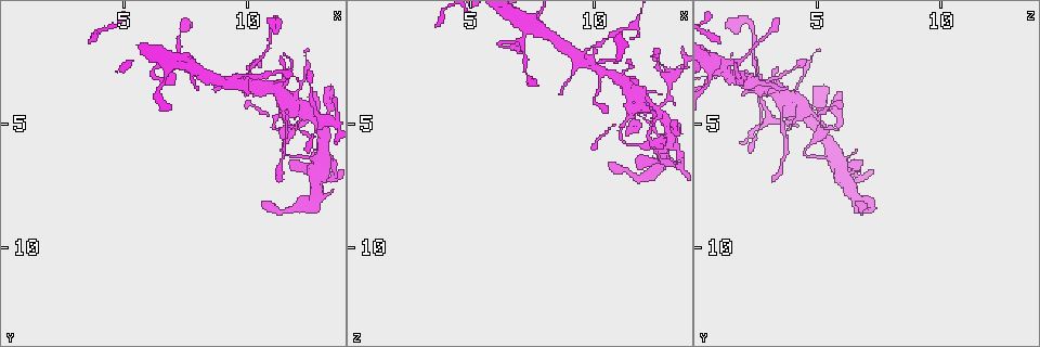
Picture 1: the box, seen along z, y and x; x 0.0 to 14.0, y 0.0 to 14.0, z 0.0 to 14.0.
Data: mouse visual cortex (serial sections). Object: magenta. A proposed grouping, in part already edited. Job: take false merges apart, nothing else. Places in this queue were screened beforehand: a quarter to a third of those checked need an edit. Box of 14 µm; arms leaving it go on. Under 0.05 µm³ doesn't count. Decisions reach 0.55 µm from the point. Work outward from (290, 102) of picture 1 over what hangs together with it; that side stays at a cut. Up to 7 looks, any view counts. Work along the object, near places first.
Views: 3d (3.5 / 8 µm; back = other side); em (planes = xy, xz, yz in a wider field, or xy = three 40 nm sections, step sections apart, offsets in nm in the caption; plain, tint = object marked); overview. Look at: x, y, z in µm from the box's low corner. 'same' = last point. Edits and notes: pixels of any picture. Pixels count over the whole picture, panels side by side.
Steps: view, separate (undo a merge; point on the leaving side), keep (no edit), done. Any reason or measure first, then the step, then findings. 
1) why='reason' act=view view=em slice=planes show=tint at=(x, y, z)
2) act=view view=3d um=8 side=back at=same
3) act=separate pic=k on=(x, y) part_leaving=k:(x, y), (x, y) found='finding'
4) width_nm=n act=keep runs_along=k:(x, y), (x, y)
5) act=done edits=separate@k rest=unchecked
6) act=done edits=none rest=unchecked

why='thin arm on a thick one' act=view view=3d um=8 side=back at=(12.4, 4.5, 4.5)

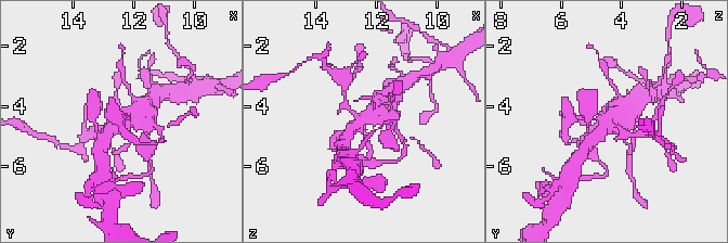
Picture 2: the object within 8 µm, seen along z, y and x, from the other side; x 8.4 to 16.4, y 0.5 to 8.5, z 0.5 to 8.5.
act=view view=3d um=3.5 side=back at=(12.5, 4.5, 4.4)

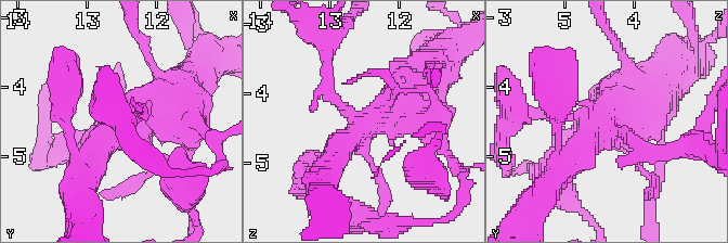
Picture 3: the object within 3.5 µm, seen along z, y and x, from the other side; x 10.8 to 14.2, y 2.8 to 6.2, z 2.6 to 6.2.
arms=4 arm_widths_nm=100,200,400,500 act=view view=em slice=xy step=1 show=tint at=(12.50, 4.50, 4.45)

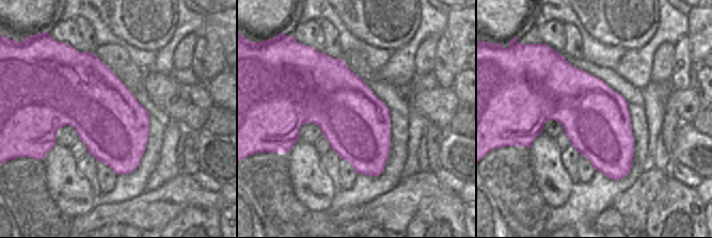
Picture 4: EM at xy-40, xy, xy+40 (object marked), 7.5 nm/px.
width_nm=500 act=separate pic=3 on=(640, 151) part_leaving=3:(619, 130), (644, 153), (702, 130) found='a second cell is stuck on'

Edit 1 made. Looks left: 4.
why='three arms meet' act=view view=em slice=planes show=tint at=(9.6, 3.1, 2.1)

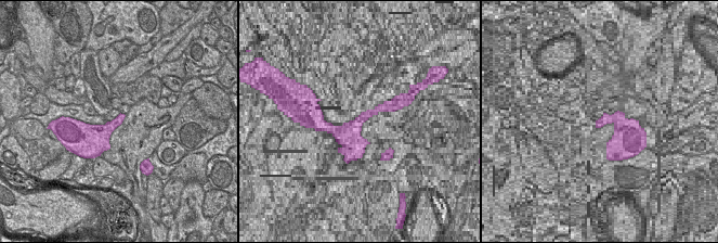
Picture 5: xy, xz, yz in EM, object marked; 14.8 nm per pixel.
why='see where the arms go' act=view view=3d um=3.5 at=same

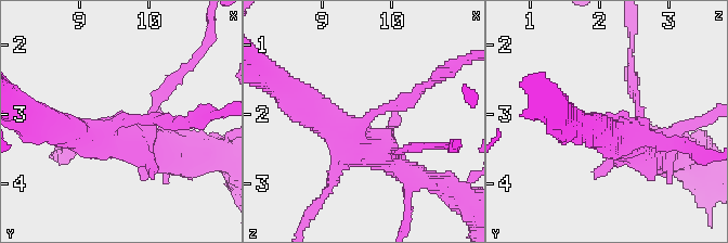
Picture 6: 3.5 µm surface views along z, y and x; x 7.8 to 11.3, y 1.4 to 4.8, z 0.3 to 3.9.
act=separate pic=6 on=(414, 94) part_leaving=6:(381, 110), (405, 102), (468, 60) found='a second cell is stuck on'

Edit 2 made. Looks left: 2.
act=view view=3d um=3.5 at=(13.3, 6.5, 5.9)

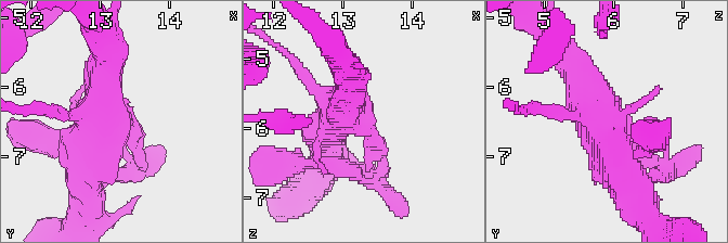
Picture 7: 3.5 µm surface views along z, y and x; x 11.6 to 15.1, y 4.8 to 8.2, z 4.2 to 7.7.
act=view view=em slice=planes show=tint at=(13.35, 6.50, 5.95)

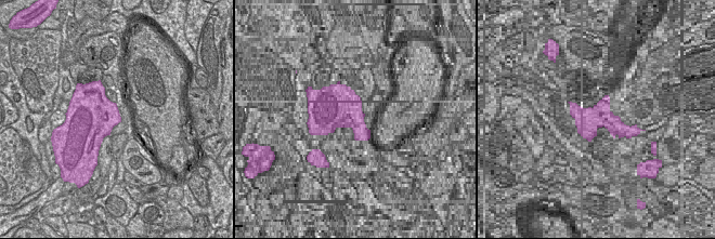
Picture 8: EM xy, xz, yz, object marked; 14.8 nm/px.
act=keep runs_along=7:(568, 54), (625, 181) found='all the same cell'

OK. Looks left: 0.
act=done edits=separate@3,separate@6 rest=unchecked

